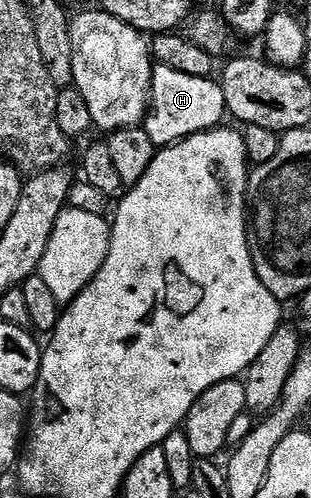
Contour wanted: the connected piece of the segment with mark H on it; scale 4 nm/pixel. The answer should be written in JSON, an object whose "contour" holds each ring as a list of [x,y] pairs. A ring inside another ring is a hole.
{"contour":[[[157,65],[153,69],[153,84],[149,94],[149,109],[145,113],[143,126],[147,137],[158,147],[172,147],[173,144],[189,139],[204,131],[222,126],[226,118],[225,98],[220,82],[210,77],[190,77],[176,69]]]}

